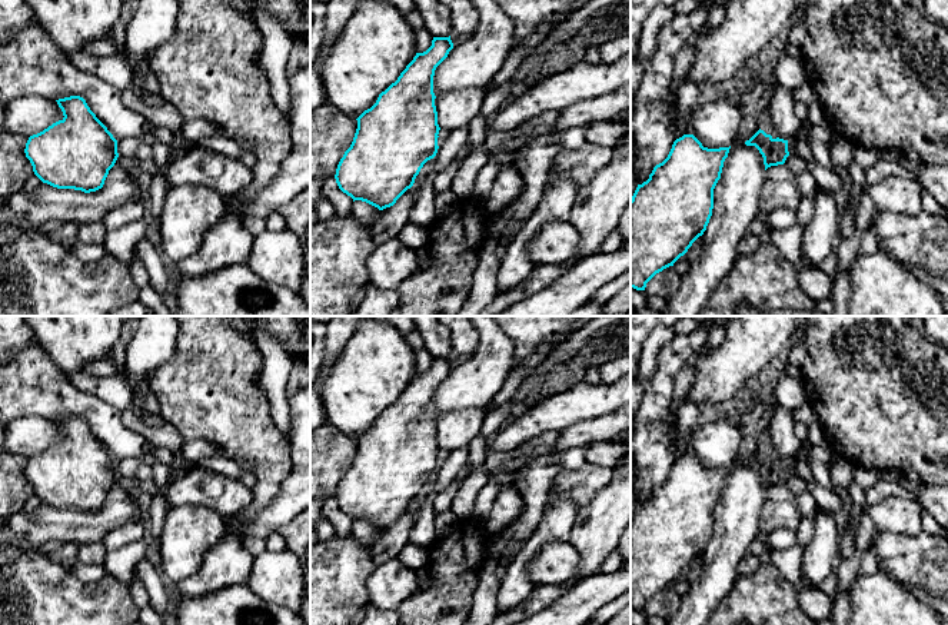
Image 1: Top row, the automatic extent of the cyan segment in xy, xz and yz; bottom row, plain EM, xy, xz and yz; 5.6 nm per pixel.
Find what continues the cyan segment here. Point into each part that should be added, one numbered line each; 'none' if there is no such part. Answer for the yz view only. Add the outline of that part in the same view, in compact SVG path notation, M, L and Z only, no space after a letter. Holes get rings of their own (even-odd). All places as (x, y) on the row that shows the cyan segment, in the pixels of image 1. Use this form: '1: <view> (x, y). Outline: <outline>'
none

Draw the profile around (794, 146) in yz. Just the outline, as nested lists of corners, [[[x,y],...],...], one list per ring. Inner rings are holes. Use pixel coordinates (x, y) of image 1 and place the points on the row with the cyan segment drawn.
[[[795,139],[788,140],[788,152],[789,154],[798,154],[806,162],[815,160],[812,152],[806,143],[798,142]]]

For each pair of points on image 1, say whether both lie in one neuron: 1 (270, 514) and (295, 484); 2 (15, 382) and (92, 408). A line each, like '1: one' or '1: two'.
1: one
2: one

